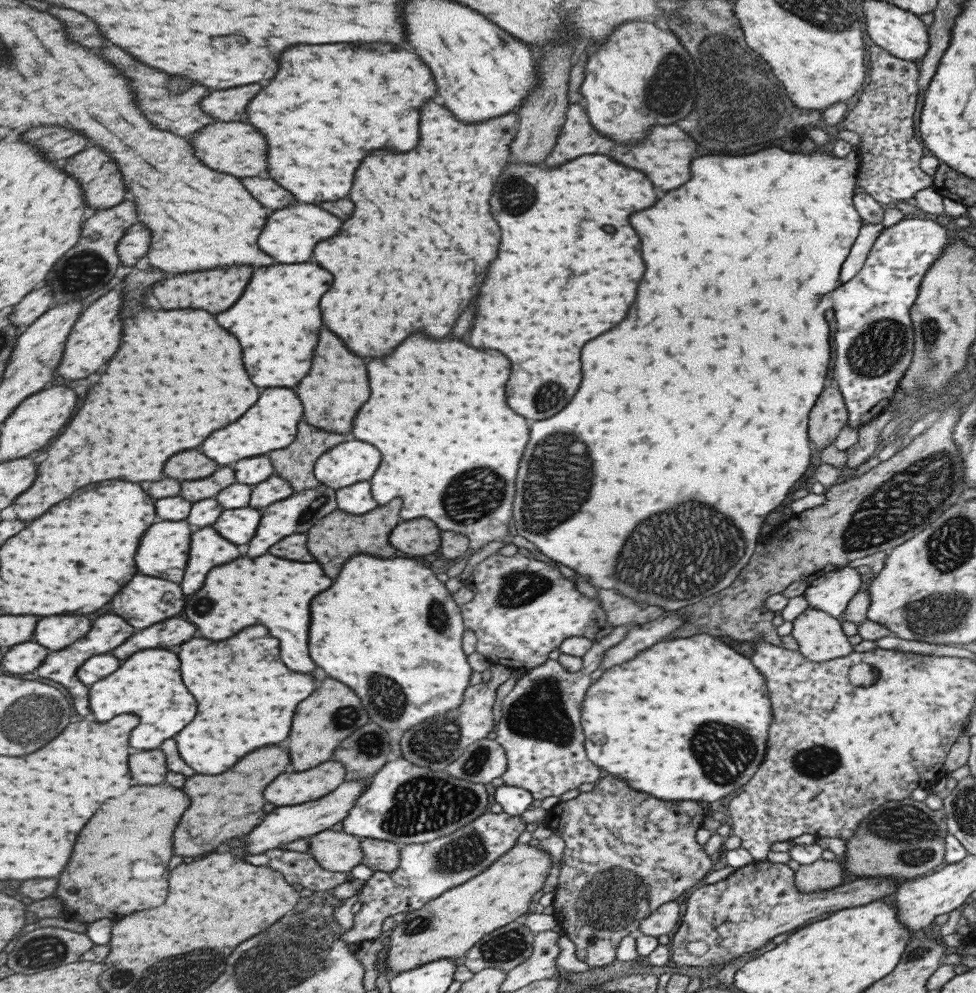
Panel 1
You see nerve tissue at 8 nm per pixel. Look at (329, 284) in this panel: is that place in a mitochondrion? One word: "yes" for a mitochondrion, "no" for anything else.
no

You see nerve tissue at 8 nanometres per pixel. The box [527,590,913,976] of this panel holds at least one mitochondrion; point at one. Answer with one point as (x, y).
(612, 899)

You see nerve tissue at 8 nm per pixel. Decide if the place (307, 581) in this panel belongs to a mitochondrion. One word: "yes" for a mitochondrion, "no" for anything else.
no

